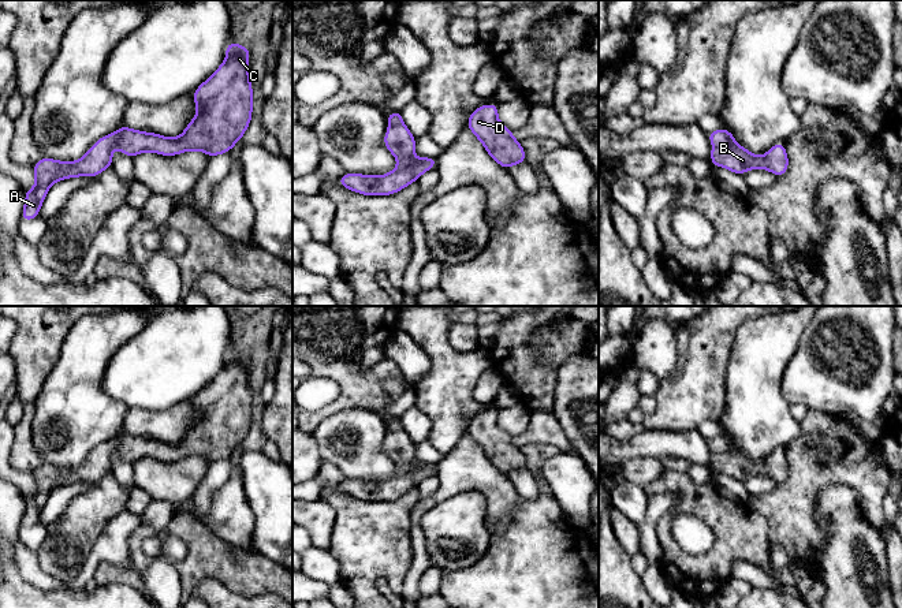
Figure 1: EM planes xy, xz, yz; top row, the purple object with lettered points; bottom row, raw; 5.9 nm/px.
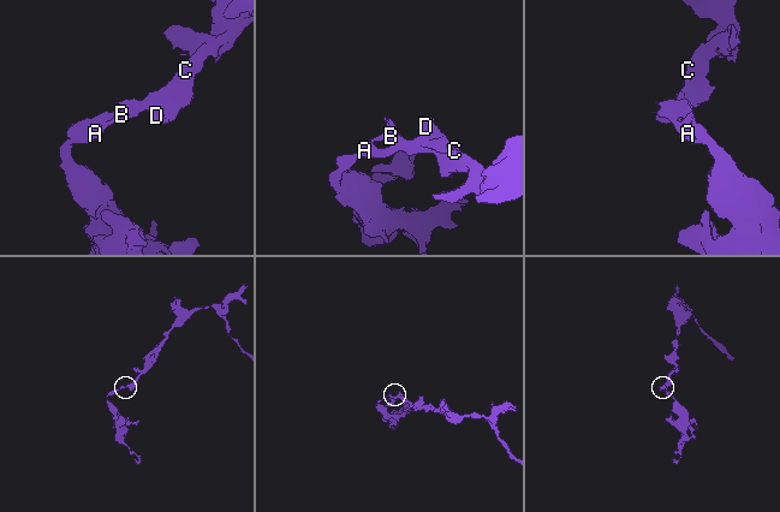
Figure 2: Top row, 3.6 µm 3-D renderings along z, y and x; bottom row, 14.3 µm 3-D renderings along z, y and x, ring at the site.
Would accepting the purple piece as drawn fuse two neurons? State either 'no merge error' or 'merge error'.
no merge error

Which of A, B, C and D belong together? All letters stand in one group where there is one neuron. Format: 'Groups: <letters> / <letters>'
Groups: A B C D

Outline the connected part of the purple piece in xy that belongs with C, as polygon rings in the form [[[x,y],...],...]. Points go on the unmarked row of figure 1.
[[[231,347],[224,369],[193,399],[197,421],[178,444],[131,436],[122,430],[116,439],[100,444],[78,467],[56,467],[42,463],[34,473],[36,492],[25,496],[22,527],[38,522],[49,493],[75,482],[97,482],[112,473],[112,454],[131,465],[142,458],[175,462],[201,456],[209,463],[228,459],[243,443],[251,426],[253,395],[249,385],[247,353]]]

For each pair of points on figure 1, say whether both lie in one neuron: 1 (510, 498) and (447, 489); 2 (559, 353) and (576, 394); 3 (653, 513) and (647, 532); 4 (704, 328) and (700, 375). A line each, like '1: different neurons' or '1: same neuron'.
1: same neuron
2: different neurons
3: same neuron
4: same neuron

